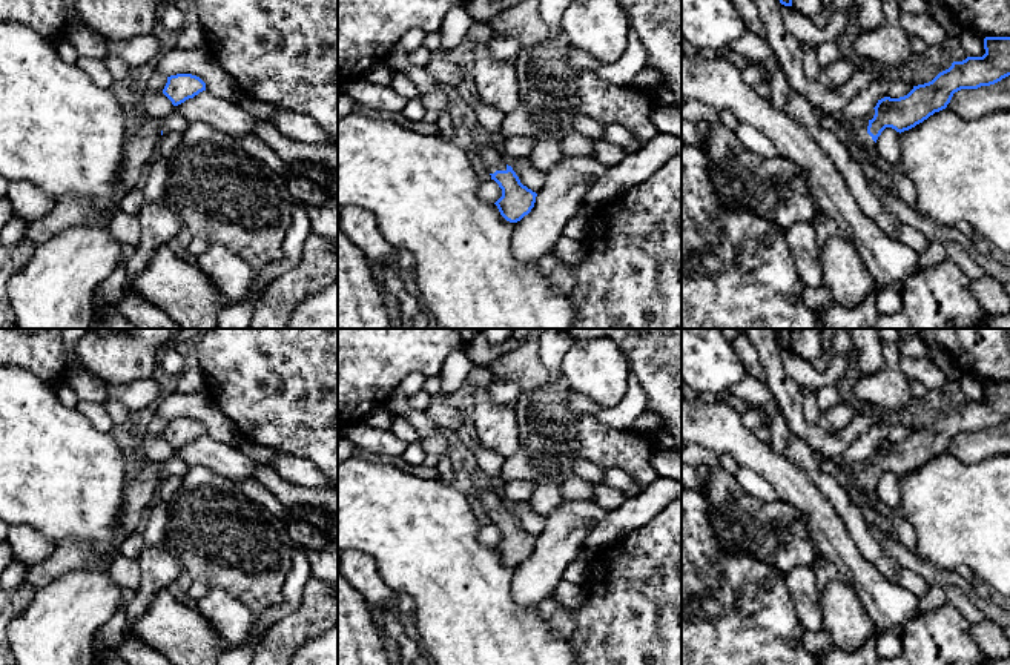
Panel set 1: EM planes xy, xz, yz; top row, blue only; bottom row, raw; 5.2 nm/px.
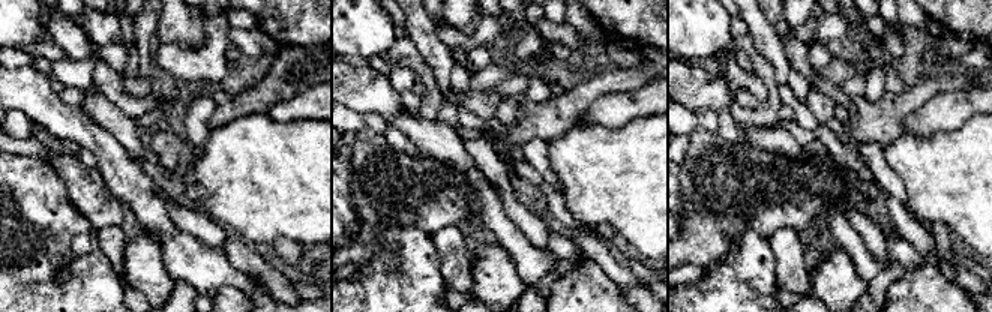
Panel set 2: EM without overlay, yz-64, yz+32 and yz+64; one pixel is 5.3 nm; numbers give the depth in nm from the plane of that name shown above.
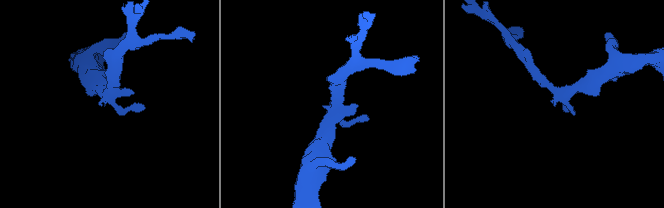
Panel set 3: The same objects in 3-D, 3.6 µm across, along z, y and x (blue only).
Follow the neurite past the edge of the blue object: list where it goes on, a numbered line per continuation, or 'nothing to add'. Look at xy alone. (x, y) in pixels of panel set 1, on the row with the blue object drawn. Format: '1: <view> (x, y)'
1: xy (140, 146)

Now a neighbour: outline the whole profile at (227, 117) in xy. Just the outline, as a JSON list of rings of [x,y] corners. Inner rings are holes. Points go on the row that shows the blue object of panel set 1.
[[[207,91],[175,106],[175,111],[184,115],[190,123],[204,123],[233,138],[247,134],[255,135],[256,118],[247,114],[238,101],[221,100]]]

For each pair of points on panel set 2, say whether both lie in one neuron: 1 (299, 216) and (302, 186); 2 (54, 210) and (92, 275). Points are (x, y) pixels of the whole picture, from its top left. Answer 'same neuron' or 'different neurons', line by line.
1: same neuron
2: same neuron

